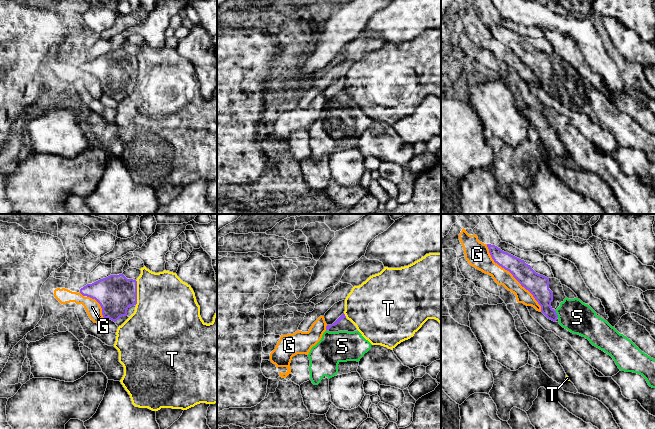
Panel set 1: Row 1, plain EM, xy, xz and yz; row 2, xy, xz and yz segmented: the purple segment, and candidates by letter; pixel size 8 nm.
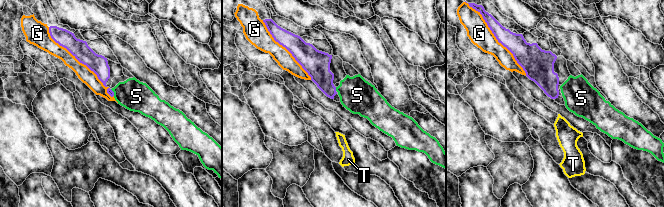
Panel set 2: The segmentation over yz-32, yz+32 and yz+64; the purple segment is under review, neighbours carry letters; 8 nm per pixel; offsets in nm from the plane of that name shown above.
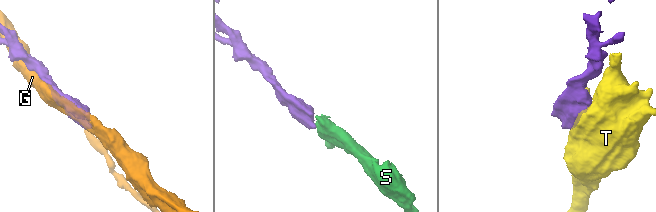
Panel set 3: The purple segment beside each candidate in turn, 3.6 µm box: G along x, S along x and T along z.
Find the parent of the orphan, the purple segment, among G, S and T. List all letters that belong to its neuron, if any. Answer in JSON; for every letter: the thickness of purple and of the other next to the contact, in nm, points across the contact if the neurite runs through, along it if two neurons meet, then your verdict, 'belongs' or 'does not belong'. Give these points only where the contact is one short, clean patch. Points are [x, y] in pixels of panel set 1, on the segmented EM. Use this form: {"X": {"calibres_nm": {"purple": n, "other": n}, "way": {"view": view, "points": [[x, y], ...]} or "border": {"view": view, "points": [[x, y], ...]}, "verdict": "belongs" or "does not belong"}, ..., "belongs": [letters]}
{"G": {"calibres_nm": {"purple": 180, "other": 140}, "verdict": "does not belong"}, "S": {"calibres_nm": {"purple": 160, "other": 260}, "way": {"view": "yz", "points": [[539, 288], [545, 306], [556, 314], [573, 314], [577, 317]]}, "verdict": "belongs"}, "T": {"calibres_nm": {"purple": 300, "other": 460}, "verdict": "does not belong"}, "belongs": ["S"]}

